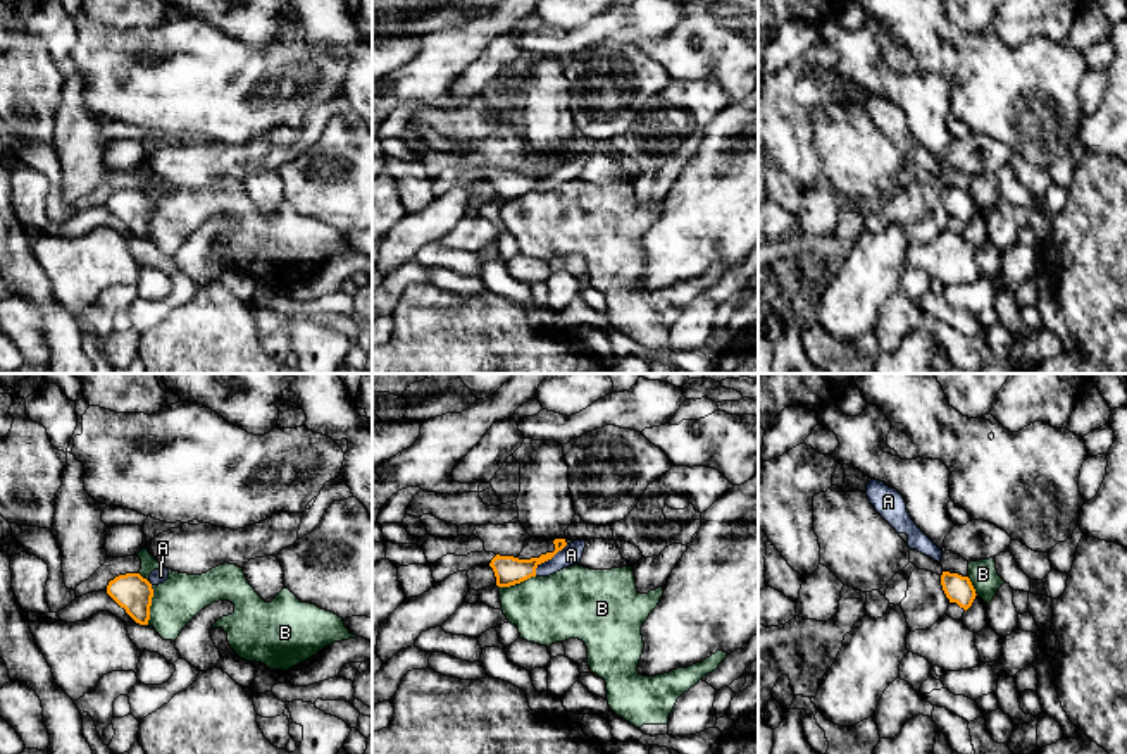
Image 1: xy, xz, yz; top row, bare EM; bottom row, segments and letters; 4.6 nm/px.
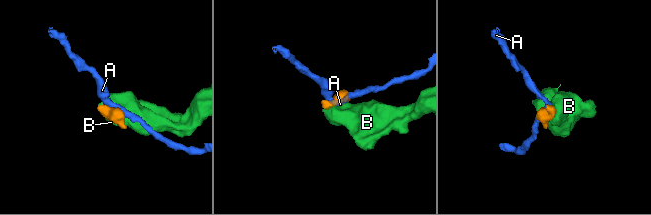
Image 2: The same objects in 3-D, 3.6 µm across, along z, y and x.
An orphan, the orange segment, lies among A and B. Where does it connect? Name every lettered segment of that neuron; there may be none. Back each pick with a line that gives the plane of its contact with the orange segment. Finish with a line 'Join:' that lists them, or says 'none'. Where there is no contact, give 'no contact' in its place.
Join: none

